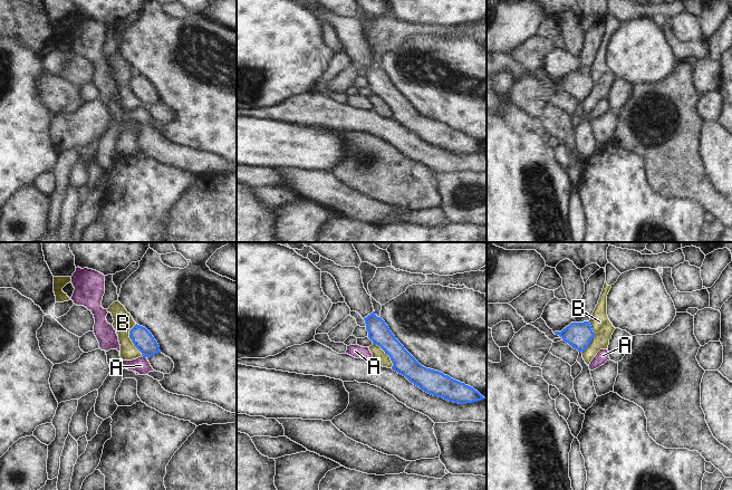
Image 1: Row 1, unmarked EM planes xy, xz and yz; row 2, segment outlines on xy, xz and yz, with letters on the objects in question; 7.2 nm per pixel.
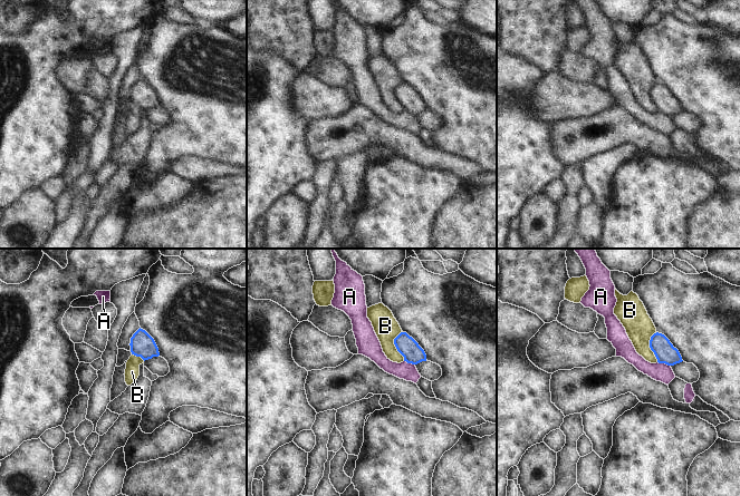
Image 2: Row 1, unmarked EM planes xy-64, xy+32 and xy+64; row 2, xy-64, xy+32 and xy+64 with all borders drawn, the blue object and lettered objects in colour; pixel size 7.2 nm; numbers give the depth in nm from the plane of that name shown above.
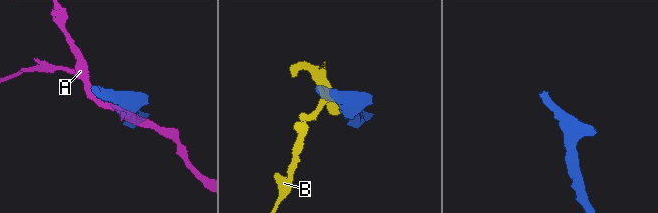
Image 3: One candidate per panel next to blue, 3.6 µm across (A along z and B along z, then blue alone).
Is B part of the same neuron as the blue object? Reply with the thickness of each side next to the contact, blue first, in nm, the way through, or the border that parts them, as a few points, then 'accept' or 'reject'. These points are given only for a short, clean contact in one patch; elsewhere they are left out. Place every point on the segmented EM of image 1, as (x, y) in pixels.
150 nm thick on the blue side, 140 nm on the other; reject

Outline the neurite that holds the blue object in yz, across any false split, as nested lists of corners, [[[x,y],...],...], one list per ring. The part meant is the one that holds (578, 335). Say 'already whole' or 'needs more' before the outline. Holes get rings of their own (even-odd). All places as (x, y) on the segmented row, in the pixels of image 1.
needs more; [[[487,304],[487,327],[492,328],[501,321],[510,321],[513,326],[514,333],[518,333],[526,325],[532,325],[546,336],[553,340],[555,338],[562,338],[572,348],[578,352],[584,352],[590,344],[594,332],[589,321],[571,323],[561,332],[552,332],[542,318],[534,323],[527,324],[517,310],[509,304]]]

